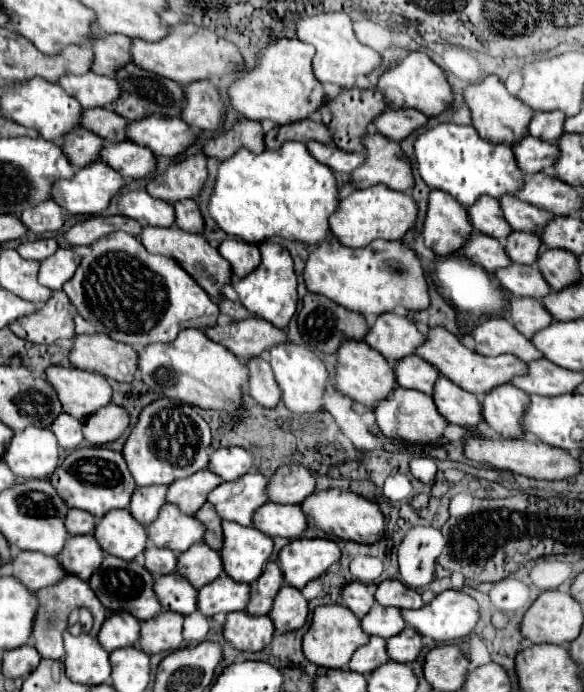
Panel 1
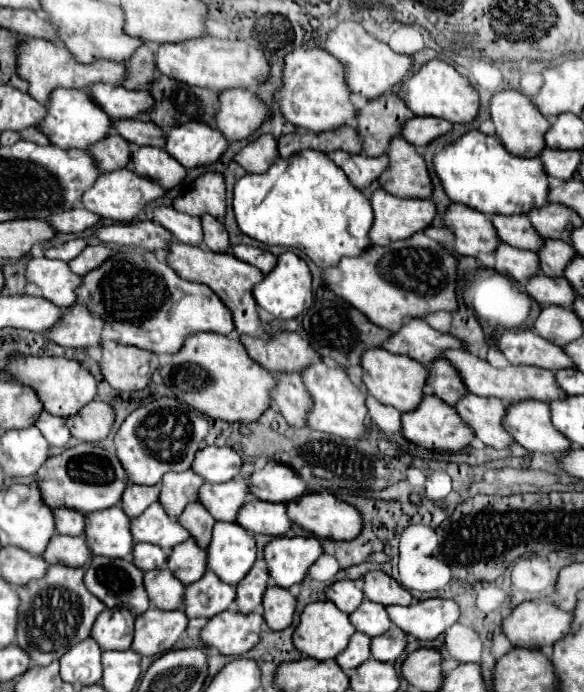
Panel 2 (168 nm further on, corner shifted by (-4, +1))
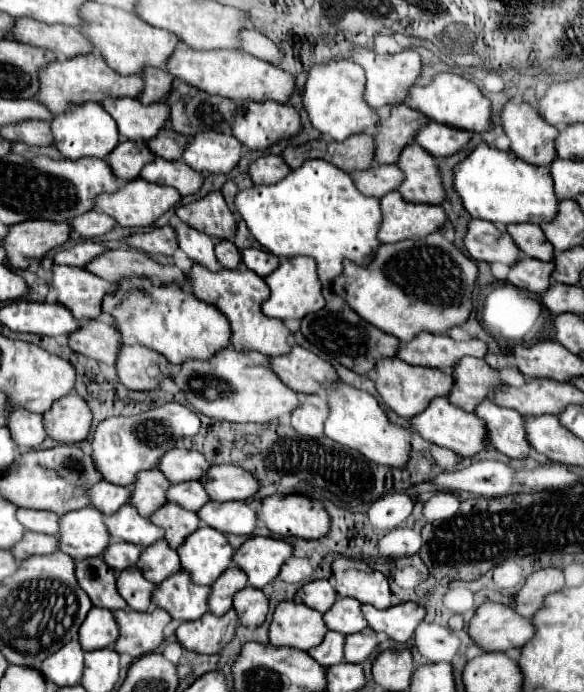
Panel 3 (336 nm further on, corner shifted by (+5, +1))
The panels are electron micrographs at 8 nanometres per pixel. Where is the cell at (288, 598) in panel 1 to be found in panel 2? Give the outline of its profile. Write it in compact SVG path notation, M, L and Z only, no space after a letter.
M270 585L264 593L264 619L272 631L282 631L292 625L296 613L296 597L278 585Z

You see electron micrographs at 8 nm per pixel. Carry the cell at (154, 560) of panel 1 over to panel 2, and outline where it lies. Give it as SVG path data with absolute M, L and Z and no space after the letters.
M136 543L132 555L134 555L136 567L140 567L144 573L152 569L162 569L166 567L166 561L168 561L168 551L152 543Z

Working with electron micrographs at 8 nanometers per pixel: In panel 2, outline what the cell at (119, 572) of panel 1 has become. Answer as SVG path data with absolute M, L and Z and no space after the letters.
M94 557L84 583L90 593L94 593L106 607L126 607L134 615L142 615L150 607L150 599L144 587L144 573L130 559L110 559L110 557Z

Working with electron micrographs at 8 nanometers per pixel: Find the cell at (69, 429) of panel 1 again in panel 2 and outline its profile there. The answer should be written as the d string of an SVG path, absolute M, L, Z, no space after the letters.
M46 411L36 421L36 427L42 431L42 435L46 437L46 441L50 445L56 445L56 447L64 447L70 441L70 437L72 437L70 431L68 431L66 419L58 417L58 415L50 415Z

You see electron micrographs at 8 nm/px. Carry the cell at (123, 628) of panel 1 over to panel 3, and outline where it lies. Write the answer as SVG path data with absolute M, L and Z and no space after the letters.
M93 607L79 629L79 643L83 651L97 651L97 649L113 647L117 635L119 635L119 627L113 619L113 613L101 607Z

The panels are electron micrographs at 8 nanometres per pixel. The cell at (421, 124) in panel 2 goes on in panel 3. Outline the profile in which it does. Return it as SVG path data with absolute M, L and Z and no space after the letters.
M431 121L429 125L419 129L415 143L419 143L423 149L427 149L433 157L449 157L449 155L459 153L471 141L471 137L473 137L473 133L469 133L469 131L453 129L449 125Z

